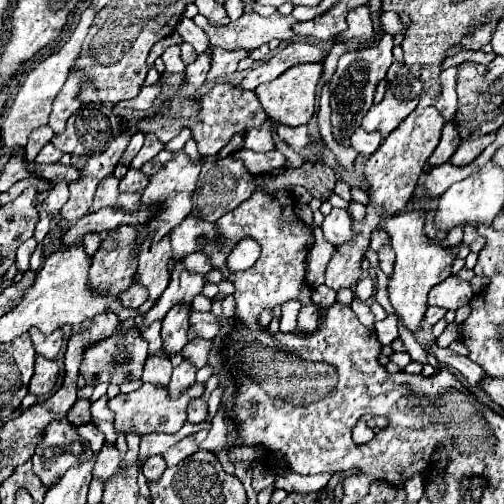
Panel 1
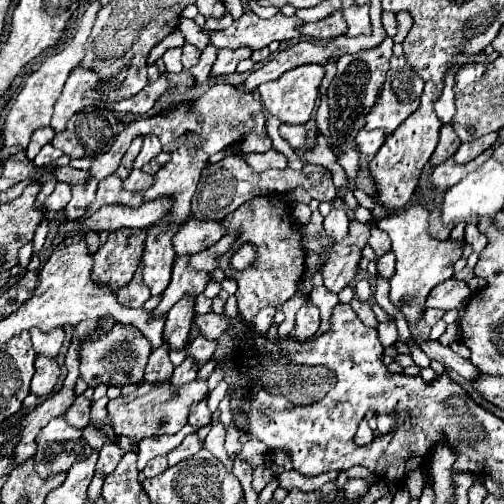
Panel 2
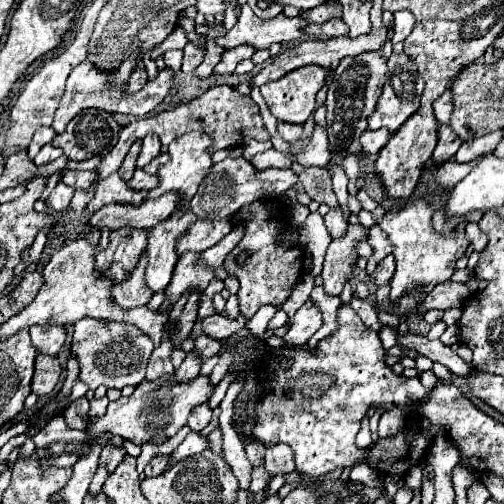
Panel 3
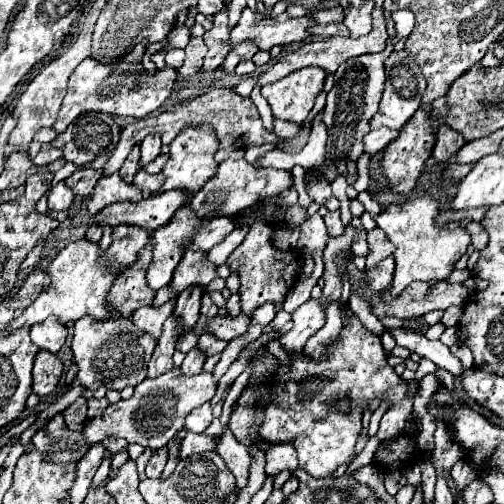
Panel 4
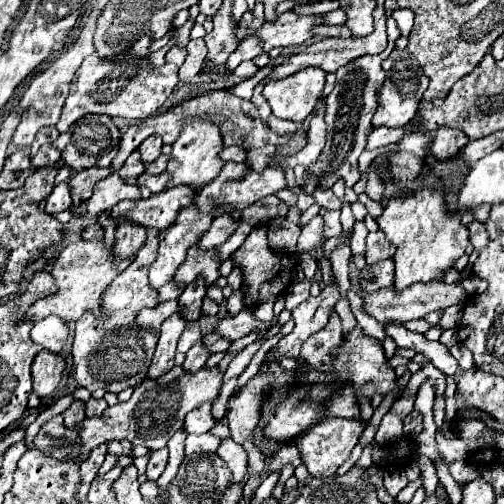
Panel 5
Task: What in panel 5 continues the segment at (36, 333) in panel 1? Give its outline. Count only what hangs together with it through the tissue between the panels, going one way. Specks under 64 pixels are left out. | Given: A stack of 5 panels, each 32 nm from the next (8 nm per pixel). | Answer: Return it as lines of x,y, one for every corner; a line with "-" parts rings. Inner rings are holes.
48,316
34,324
32,340
50,352
60,352
68,338
68,326
58,316

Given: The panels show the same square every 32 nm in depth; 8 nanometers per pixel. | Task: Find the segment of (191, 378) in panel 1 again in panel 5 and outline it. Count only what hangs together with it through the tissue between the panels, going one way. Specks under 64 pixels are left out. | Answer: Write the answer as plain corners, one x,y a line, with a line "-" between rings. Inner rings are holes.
198,340
188,352
186,352
186,360
184,360
184,370
186,372
198,372
200,368
204,368
206,360
210,358
210,350
204,346
202,340

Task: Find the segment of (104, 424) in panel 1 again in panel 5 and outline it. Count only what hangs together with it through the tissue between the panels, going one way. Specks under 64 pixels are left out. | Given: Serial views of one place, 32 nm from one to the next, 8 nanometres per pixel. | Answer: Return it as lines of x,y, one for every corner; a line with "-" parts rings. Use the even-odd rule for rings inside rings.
90,398
86,402
86,418
92,418
92,416
100,416
104,412
104,408
108,408
106,400
96,400
96,398

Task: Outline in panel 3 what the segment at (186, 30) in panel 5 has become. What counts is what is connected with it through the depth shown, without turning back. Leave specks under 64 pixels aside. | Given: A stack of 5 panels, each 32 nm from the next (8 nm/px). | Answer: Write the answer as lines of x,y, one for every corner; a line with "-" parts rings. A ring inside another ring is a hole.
178,25
169,35
168,37
159,44
154,47
151,51
151,60
155,60
158,56
163,55
167,50
171,49
183,49
185,45
188,43
188,39
184,30

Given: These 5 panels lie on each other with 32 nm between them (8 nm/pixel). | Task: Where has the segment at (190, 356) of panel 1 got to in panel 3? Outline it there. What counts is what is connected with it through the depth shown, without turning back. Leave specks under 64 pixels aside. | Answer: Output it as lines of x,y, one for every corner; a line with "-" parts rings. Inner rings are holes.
202,334
202,336
196,338
194,350
200,352
200,358
202,358
202,360
208,360
208,358
216,356
216,354
222,350
222,346
224,346
224,342
220,342
220,340
216,340
216,338
210,338
210,336

